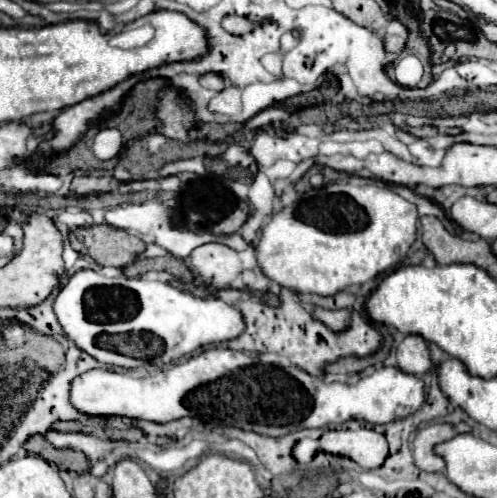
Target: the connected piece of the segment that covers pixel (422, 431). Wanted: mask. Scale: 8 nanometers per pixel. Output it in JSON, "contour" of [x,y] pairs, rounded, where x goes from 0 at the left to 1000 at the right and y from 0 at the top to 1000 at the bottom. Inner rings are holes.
{"contour":[[[936,847],[915,851],[855,851],[839,863],[831,880],[831,928],[851,948],[875,948],[895,942],[891,920],[879,916],[873,898],[879,888],[895,888],[915,871],[948,867],[948,855]]]}

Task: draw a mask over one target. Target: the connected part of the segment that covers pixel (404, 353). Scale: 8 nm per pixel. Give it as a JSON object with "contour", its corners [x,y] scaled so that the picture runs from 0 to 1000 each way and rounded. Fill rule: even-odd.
{"contour":[[[815,675],[811,687],[795,699],[795,715],[799,735],[831,755],[851,755],[867,735],[859,687],[847,675]]]}

